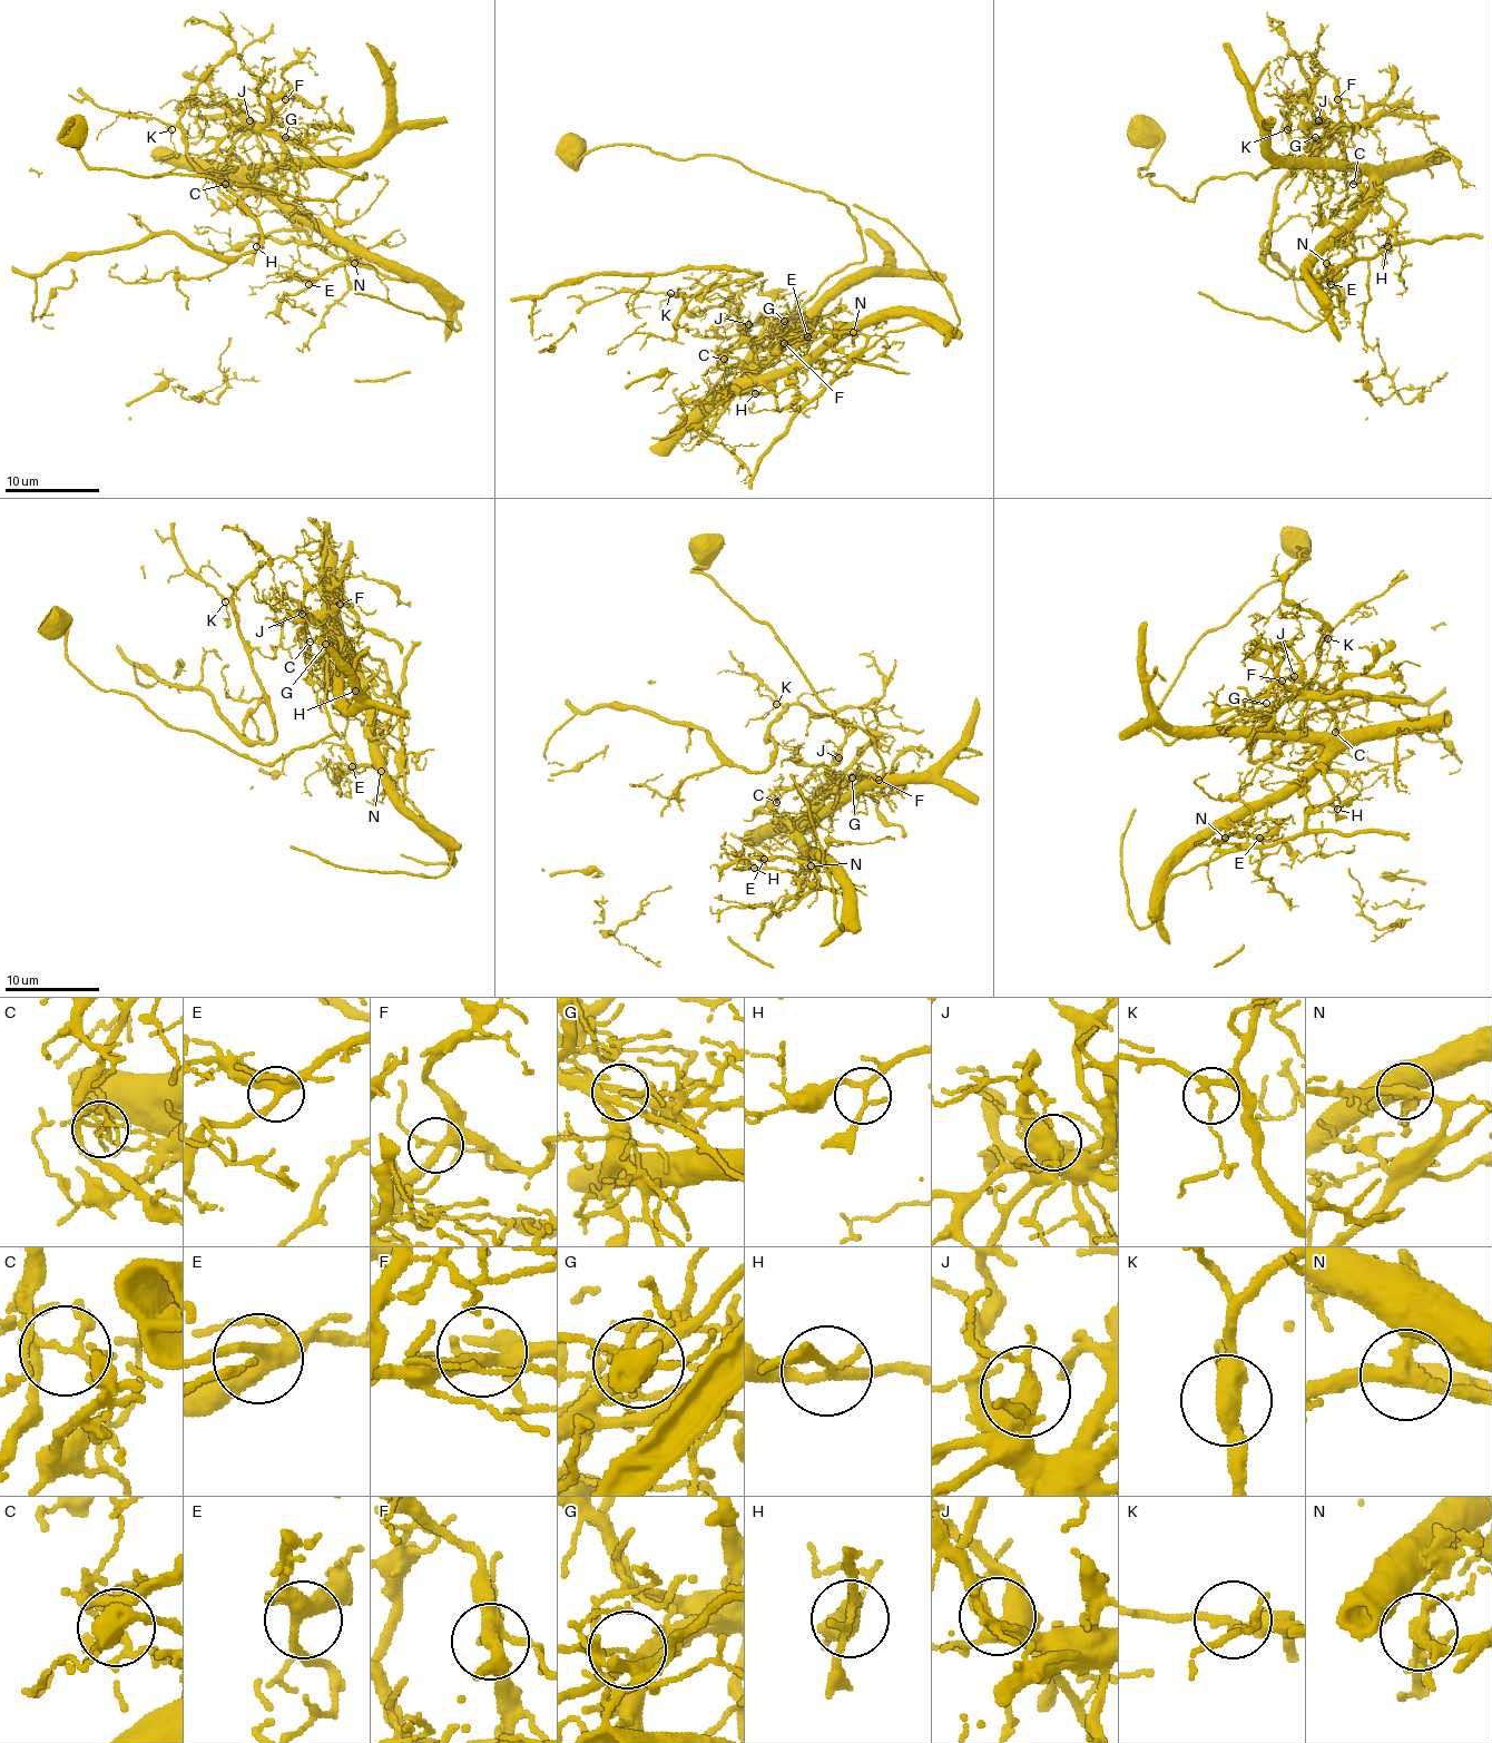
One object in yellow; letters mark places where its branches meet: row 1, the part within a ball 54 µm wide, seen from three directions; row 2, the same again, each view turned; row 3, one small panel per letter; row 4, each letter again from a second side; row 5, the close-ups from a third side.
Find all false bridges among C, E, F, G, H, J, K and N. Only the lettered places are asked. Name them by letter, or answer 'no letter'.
C, G, N

